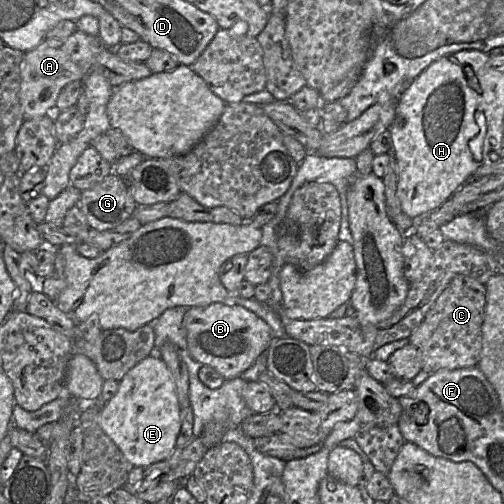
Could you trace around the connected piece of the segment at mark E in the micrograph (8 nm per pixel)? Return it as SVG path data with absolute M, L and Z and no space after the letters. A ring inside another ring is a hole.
M160 353L143 359L119 381L117 393L100 409L99 425L134 467L147 468L171 455L181 429L181 407L173 375Z

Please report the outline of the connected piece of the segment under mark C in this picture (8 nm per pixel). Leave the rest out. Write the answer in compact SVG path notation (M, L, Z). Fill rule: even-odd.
M456 275L437 298L422 323L409 337L409 343L418 351L422 370L433 374L439 370L456 370L478 366L482 349L482 325L486 306L485 285L466 275Z

